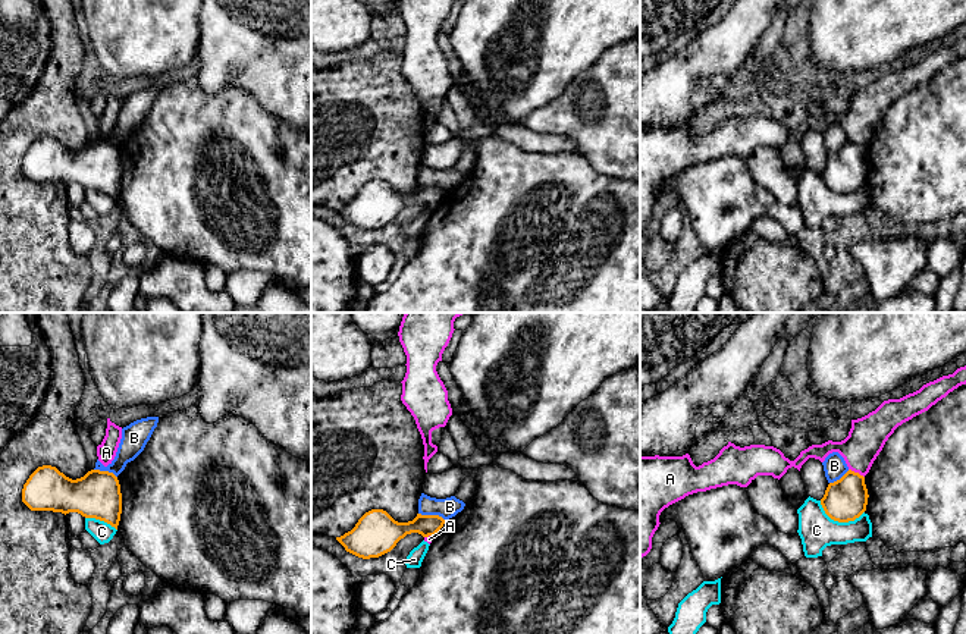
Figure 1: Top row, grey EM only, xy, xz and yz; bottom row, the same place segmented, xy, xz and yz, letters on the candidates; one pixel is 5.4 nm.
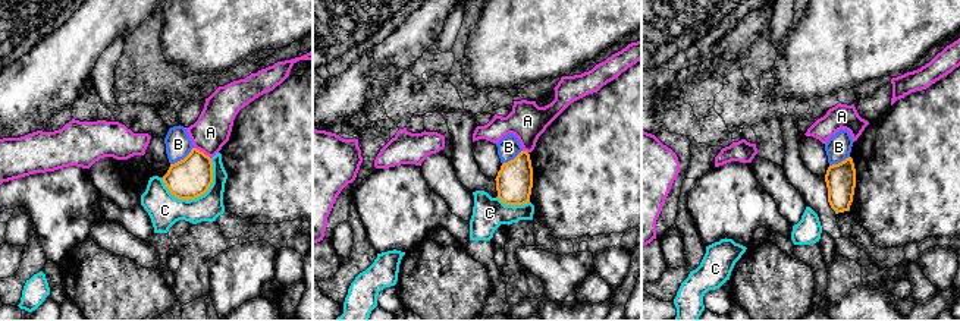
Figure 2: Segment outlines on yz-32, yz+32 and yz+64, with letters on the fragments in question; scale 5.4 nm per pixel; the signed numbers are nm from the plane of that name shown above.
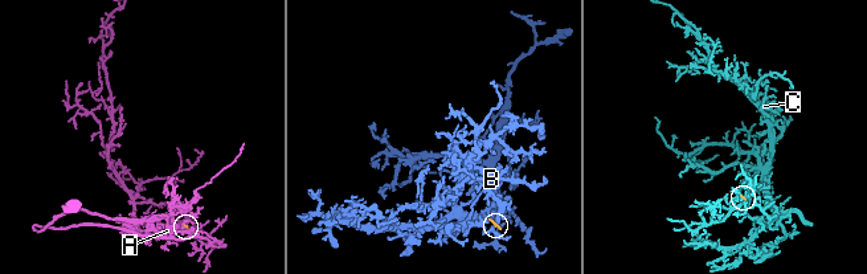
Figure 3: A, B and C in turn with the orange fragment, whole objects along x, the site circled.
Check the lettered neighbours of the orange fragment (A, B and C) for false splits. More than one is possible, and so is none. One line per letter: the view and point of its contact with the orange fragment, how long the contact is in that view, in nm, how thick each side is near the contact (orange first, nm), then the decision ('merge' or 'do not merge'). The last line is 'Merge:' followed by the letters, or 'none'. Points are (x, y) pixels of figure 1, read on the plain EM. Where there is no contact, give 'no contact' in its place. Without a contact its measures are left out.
A: contact yz (856, 144); length 100 nm; calibres 240 and 200 nm; do not merge
B: contact xz (432, 187); length 160 nm; calibres 140 and 110 nm; do not merge
C: contact yz (839, 192); length 260 nm; calibres 240 and 200 nm; do not merge
Merge: none

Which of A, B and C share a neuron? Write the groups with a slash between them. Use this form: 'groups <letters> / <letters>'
groups A / B / C

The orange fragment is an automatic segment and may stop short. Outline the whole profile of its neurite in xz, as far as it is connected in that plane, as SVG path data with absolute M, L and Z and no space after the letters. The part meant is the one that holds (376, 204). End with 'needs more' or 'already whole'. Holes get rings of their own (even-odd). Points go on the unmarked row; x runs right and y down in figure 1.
M371 181L358 191L351 203L336 211L346 223L370 230L391 223L407 205L435 207L443 195L445 191L439 186L417 185L413 192L398 194L386 182Z | already whole

